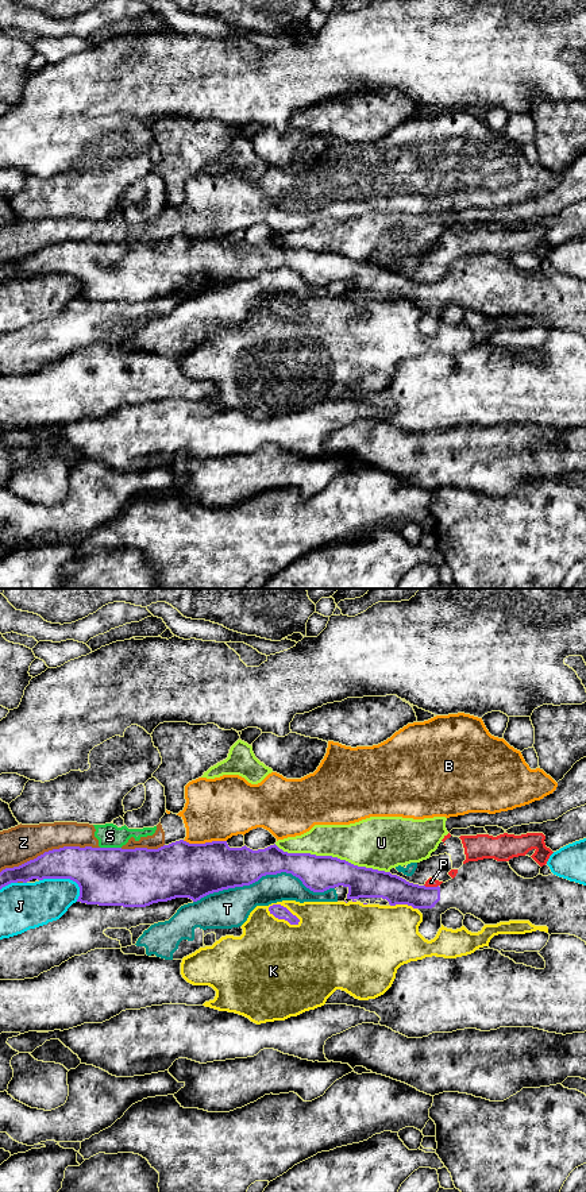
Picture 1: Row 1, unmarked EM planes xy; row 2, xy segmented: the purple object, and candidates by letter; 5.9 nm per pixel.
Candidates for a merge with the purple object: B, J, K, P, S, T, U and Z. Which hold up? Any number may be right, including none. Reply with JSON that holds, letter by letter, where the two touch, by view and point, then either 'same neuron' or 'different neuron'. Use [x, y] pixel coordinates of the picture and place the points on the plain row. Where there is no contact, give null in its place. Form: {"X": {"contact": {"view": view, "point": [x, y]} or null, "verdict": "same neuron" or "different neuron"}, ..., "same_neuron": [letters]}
{"B": {"contact": {"view": "xy", "point": [205, 238]}, "verdict": "different neuron"}, "J": {"contact": {"view": "xy", "point": [64, 273]}, "verdict": "different neuron"}, "K": {"contact": {"view": "xy", "point": [282, 313]}, "verdict": "different neuron"}, "P": {"contact": {"view": "xy", "point": [431, 282]}, "verdict": "different neuron"}, "S": {"contact": {"view": "xy", "point": [111, 243]}, "verdict": "different neuron"}, "T": {"contact": {"view": "xy", "point": [263, 270]}, "verdict": "different neuron"}, "U": {"contact": {"view": "xy", "point": [331, 251]}, "verdict": "different neuron"}, "Z": {"contact": {"view": "xy", "point": [49, 246]}, "verdict": "different neuron"}, "same_neuron": []}

